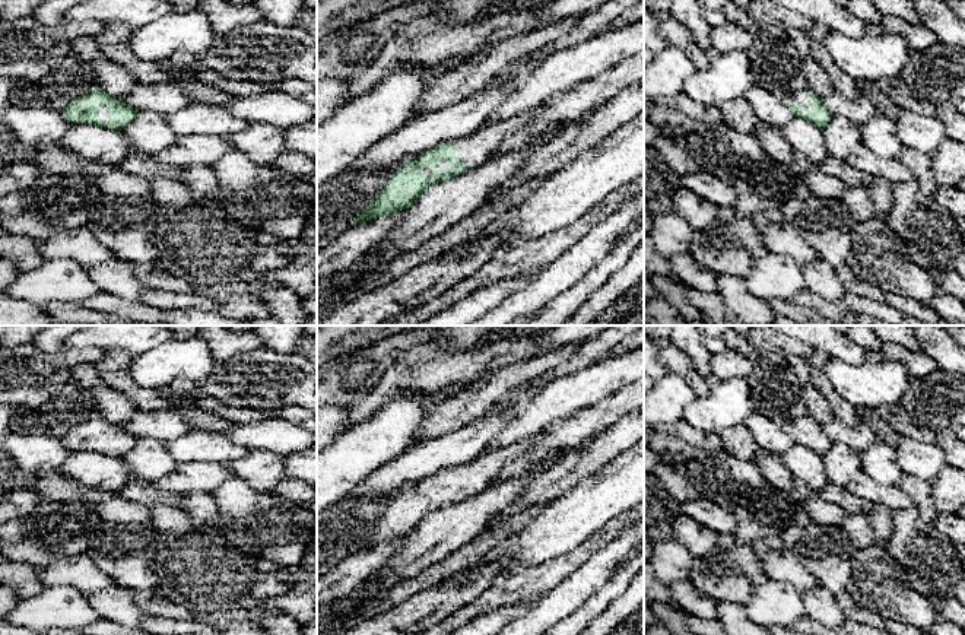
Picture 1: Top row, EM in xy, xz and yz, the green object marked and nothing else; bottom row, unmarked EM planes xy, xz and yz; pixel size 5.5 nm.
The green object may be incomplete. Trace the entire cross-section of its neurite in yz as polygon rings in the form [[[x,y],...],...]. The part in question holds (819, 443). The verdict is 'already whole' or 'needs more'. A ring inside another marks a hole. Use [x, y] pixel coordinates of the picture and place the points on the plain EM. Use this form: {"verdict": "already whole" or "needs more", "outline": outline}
{"verdict": "needs more", "outline": [[[799,417],[783,425],[794,444],[800,444],[822,457],[832,445],[820,423],[812,417]]]}

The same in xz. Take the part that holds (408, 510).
{"verdict": "needs more", "outline": [[[547,429],[501,450],[480,453],[473,460],[453,469],[439,470],[422,482],[404,488],[353,552],[409,536],[431,512],[451,507],[467,496],[482,492],[502,466],[520,457]]]}

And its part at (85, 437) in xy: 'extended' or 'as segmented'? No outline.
extended

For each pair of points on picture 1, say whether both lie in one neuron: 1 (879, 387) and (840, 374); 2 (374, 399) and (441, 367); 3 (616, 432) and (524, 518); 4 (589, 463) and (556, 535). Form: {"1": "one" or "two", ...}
{"1": "one", "2": "one", "3": "two", "4": "two"}

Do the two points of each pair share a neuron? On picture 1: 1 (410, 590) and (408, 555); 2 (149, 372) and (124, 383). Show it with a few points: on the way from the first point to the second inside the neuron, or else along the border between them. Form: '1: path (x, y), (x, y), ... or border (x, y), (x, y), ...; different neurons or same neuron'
1: border (438, 561), (412, 577), (399, 580), (380, 597); different neurons
2: border (133, 355), (130, 377), (158, 390); different neurons

